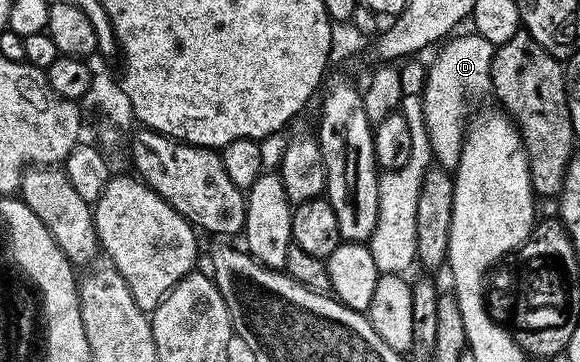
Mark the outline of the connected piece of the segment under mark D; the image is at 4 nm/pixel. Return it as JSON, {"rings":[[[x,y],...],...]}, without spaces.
{"rings":[[[475,33],[469,35],[453,36],[449,38],[442,46],[436,59],[433,61],[427,75],[424,85],[424,97],[422,99],[422,115],[424,117],[424,125],[428,133],[427,142],[432,150],[435,162],[447,170],[453,170],[461,157],[461,147],[464,145],[464,135],[468,126],[468,95],[476,94],[482,91],[489,92],[491,90],[491,73],[493,55],[495,53],[495,45],[490,43],[488,39],[482,38]]]}

